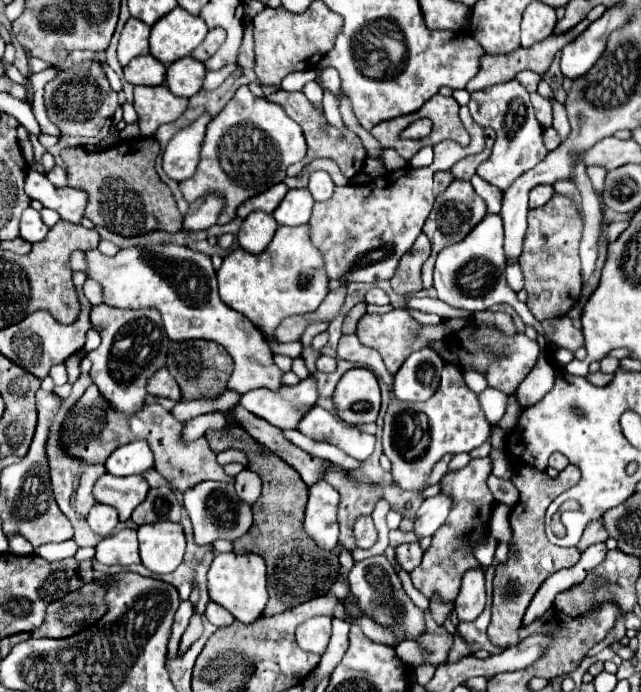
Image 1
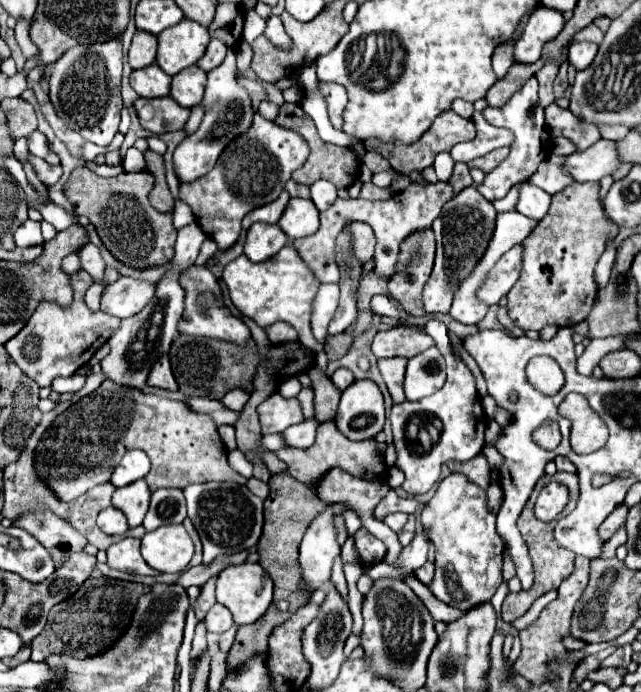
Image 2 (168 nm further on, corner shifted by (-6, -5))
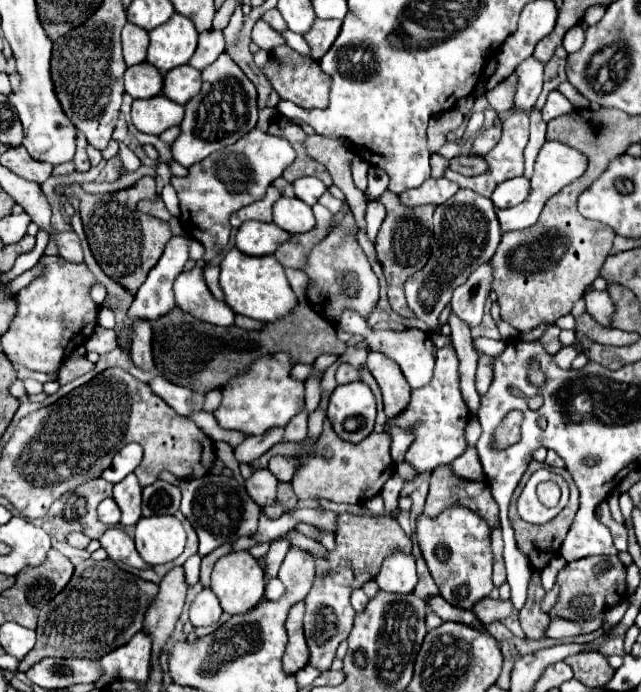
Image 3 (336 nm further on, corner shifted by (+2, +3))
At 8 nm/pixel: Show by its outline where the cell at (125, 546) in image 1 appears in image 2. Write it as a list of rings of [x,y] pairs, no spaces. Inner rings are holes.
[[[122,538],[120,542],[112,544],[108,548],[108,566],[124,572],[144,574],[144,576],[156,576],[158,572],[152,570],[142,554],[140,554],[140,540],[138,538]]]

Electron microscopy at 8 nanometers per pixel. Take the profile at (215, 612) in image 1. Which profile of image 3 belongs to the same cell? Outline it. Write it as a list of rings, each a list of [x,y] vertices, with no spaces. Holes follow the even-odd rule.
[[[202,590],[190,606],[190,622],[194,626],[212,626],[222,616],[222,606],[210,590]]]

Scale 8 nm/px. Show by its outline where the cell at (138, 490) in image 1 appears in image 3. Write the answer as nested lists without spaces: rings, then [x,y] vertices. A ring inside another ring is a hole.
[[[126,476],[120,484],[114,486],[114,502],[122,510],[122,526],[136,524],[140,520],[140,500],[142,500],[142,486],[138,484],[138,478]]]

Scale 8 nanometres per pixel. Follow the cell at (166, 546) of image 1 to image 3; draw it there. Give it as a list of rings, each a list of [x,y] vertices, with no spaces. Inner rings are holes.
[[[150,516],[138,520],[134,540],[142,560],[156,566],[182,554],[186,546],[186,532],[176,516]]]

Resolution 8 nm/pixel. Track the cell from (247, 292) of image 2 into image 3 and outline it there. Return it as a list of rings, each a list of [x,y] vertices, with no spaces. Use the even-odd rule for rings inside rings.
[[[232,248],[220,262],[220,286],[224,290],[226,304],[236,314],[244,314],[254,320],[280,320],[298,306],[296,294],[288,284],[284,266],[276,260],[274,254],[252,258],[248,254],[242,254],[238,248]]]

